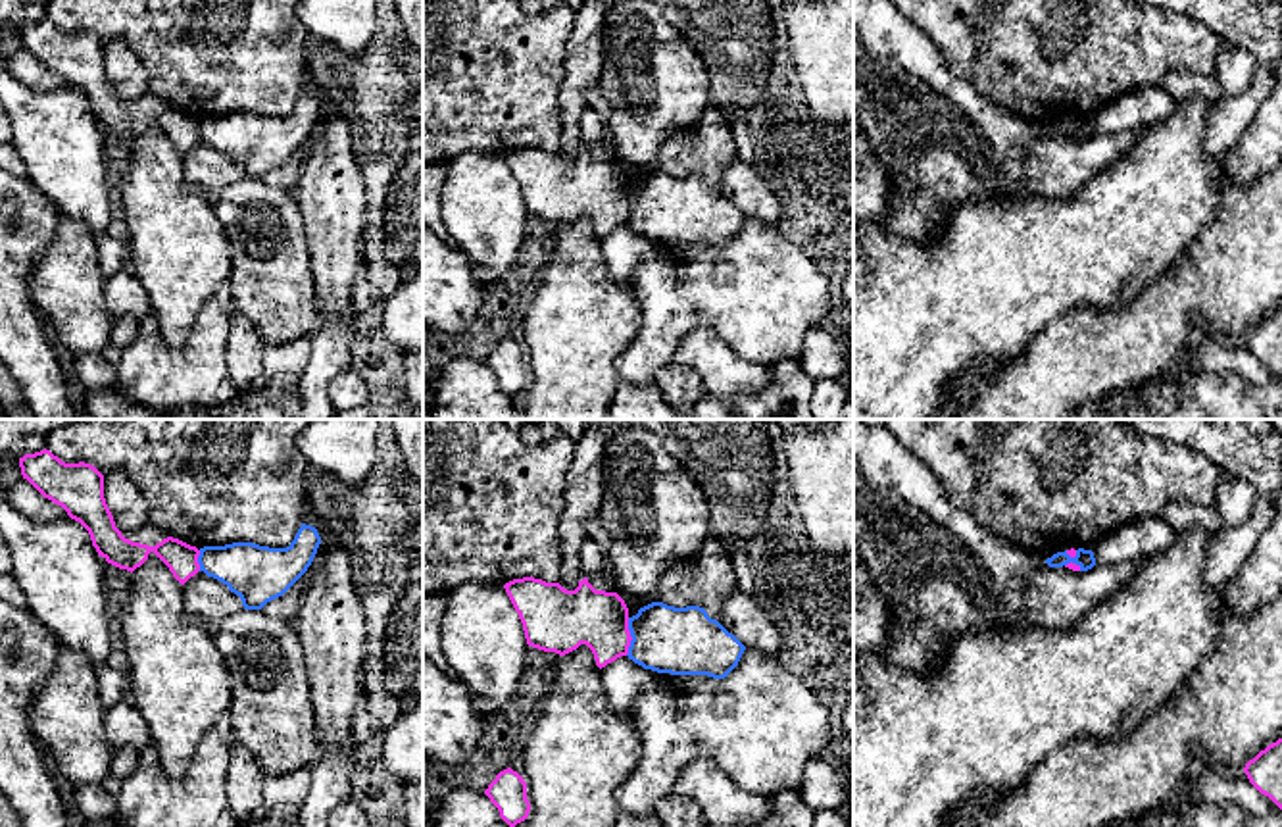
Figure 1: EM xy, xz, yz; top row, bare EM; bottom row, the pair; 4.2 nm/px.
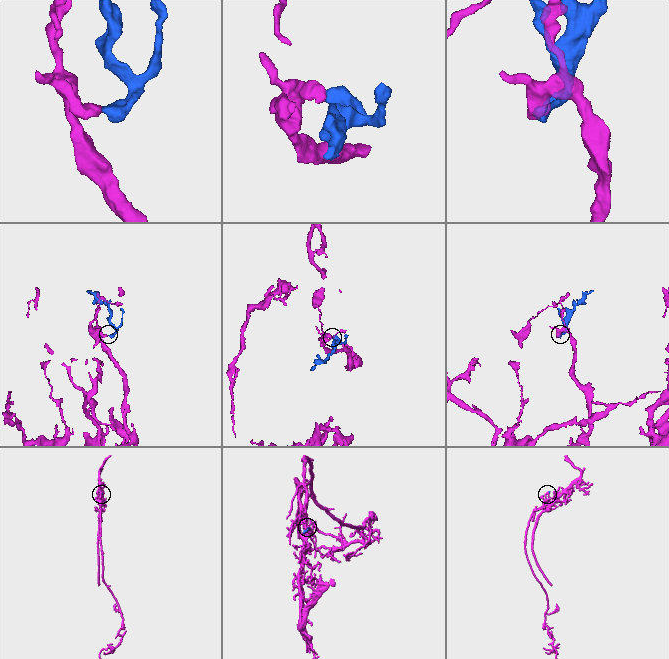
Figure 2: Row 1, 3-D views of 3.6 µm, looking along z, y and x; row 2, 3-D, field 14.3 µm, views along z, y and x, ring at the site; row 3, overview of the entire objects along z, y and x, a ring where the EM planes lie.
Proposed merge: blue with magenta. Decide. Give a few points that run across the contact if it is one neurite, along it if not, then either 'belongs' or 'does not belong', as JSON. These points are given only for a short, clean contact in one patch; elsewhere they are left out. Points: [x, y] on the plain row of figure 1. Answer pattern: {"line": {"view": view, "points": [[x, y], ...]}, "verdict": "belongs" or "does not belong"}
{"line": {"view": "xz", "points": [[629, 187], [631, 214], [625, 224]]}, "verdict": "does not belong"}

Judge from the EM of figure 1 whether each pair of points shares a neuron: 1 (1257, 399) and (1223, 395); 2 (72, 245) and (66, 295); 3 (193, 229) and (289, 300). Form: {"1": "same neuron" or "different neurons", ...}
{"1": "same neuron", "2": "same neuron", "3": "different neurons"}

